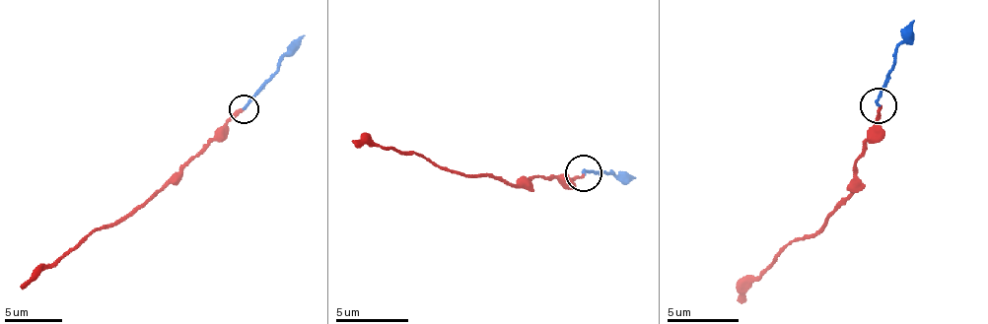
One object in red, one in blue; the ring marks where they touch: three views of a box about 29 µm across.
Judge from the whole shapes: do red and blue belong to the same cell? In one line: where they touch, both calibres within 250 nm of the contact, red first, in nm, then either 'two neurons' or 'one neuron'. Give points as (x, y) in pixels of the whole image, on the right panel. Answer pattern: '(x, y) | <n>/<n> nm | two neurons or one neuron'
(879, 105) | 200/190 nm | one neuron

